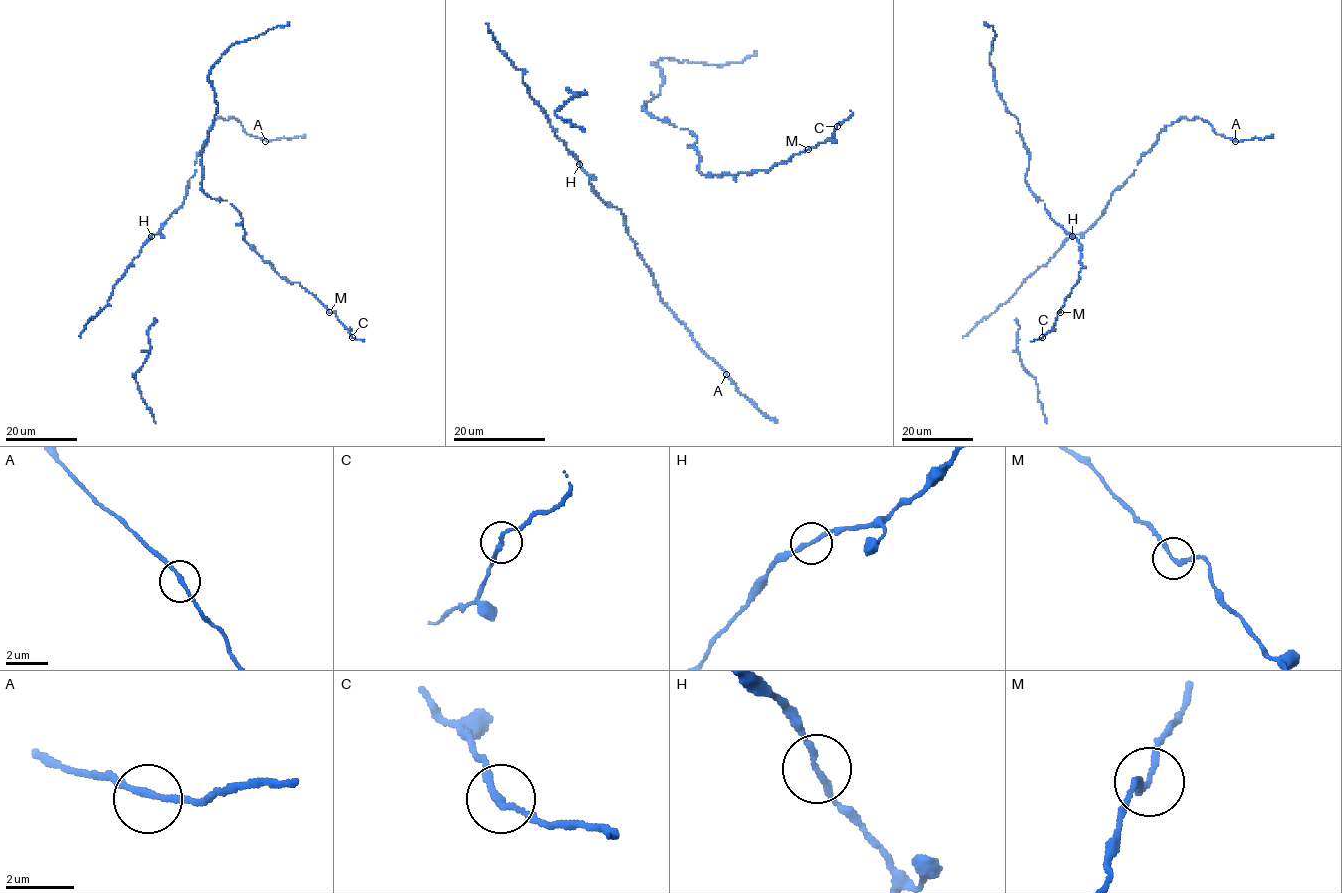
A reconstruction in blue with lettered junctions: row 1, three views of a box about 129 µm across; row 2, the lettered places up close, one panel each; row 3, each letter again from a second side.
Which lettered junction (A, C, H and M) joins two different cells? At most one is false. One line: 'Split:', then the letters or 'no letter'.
Split: no letter

